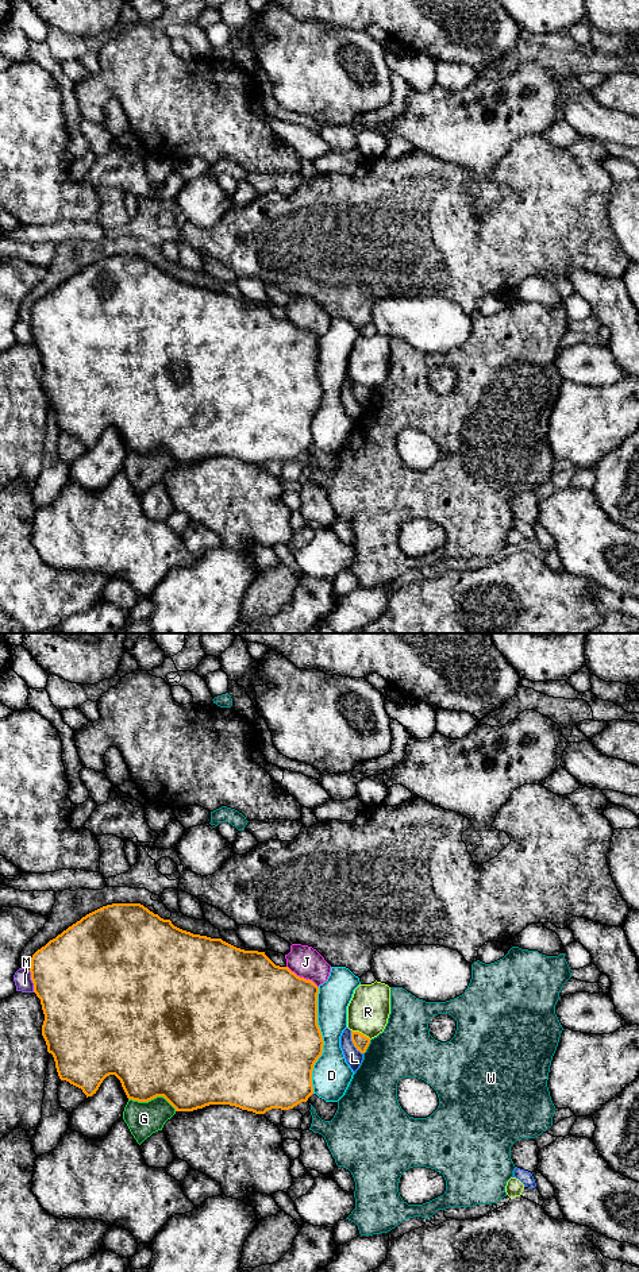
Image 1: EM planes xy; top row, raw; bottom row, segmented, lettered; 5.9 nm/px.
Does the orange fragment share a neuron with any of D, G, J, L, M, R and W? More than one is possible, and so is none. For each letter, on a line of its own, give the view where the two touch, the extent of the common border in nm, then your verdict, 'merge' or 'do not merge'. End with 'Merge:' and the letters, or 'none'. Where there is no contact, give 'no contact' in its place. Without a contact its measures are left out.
D: xy | 650 nm | do not merge
G: xy | 300 nm | do not merge
J: xy | 240 nm | do not merge
L: xy | 160 nm | do not merge
M: xy | 140 nm | do not merge
R: xy | 130 nm | do not merge
W: xy | 100 nm | do not merge
Merge: none

